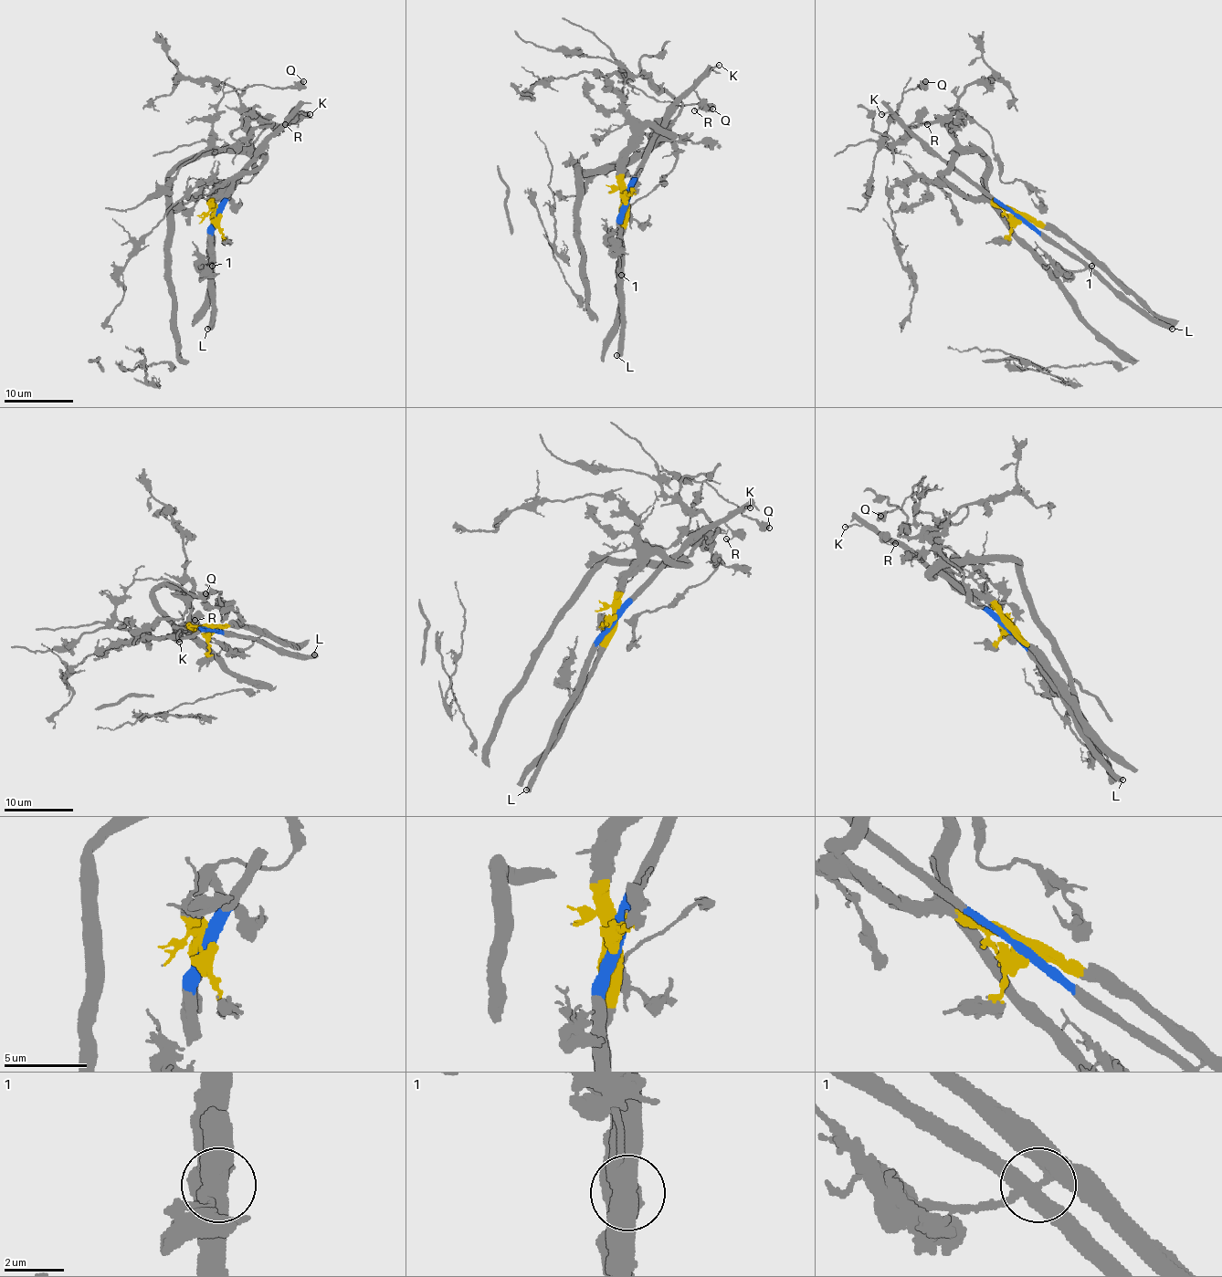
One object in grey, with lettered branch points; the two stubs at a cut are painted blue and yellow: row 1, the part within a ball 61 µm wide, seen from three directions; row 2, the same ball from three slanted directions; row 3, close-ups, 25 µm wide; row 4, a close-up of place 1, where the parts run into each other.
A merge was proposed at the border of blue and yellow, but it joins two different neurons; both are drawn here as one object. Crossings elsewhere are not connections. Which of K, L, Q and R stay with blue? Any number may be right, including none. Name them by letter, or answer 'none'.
K, L, R

